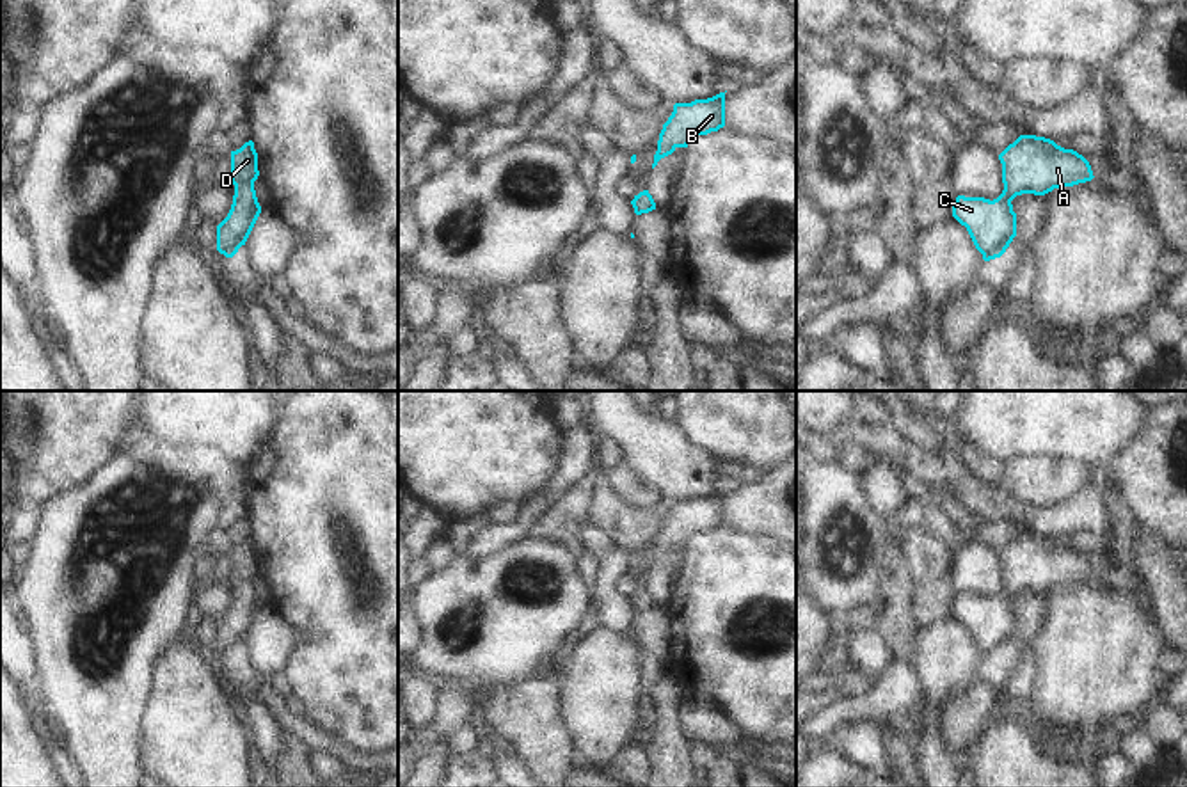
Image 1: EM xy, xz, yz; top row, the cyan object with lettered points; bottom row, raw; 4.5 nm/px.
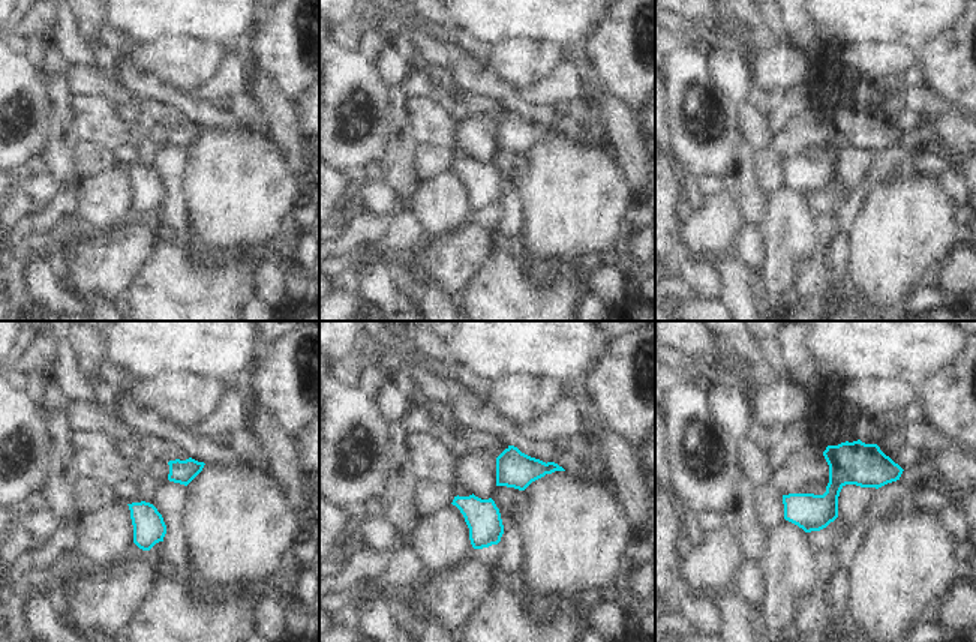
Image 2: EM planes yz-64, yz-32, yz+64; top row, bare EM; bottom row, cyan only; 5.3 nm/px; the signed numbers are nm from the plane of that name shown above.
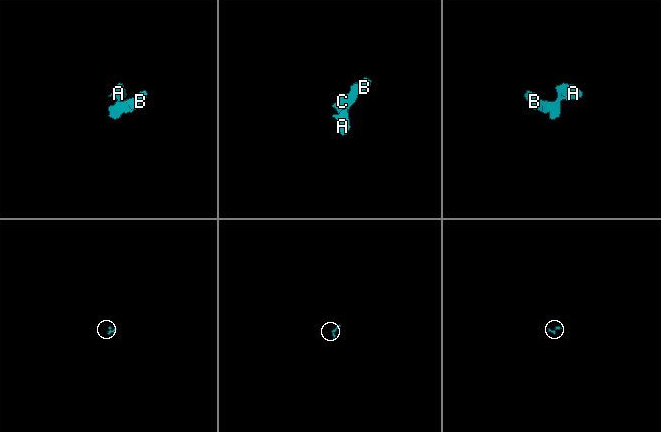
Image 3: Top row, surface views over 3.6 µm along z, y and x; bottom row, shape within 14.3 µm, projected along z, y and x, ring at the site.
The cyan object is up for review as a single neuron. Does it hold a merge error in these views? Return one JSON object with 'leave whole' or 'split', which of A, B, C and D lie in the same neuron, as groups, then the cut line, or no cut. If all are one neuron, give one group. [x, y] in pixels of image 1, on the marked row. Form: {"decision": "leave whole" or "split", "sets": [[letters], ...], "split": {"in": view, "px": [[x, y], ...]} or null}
{"decision": "leave whole", "sets": [["A", "B", "C", "D"]], "split": null}

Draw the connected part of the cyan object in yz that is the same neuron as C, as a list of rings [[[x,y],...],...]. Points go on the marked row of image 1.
[[[1020,135],[999,160],[1004,190],[997,199],[958,195],[952,204],[952,217],[967,227],[984,261],[1000,258],[1016,236],[1011,204],[1016,195],[1045,195],[1095,178],[1082,155],[1036,135]]]

